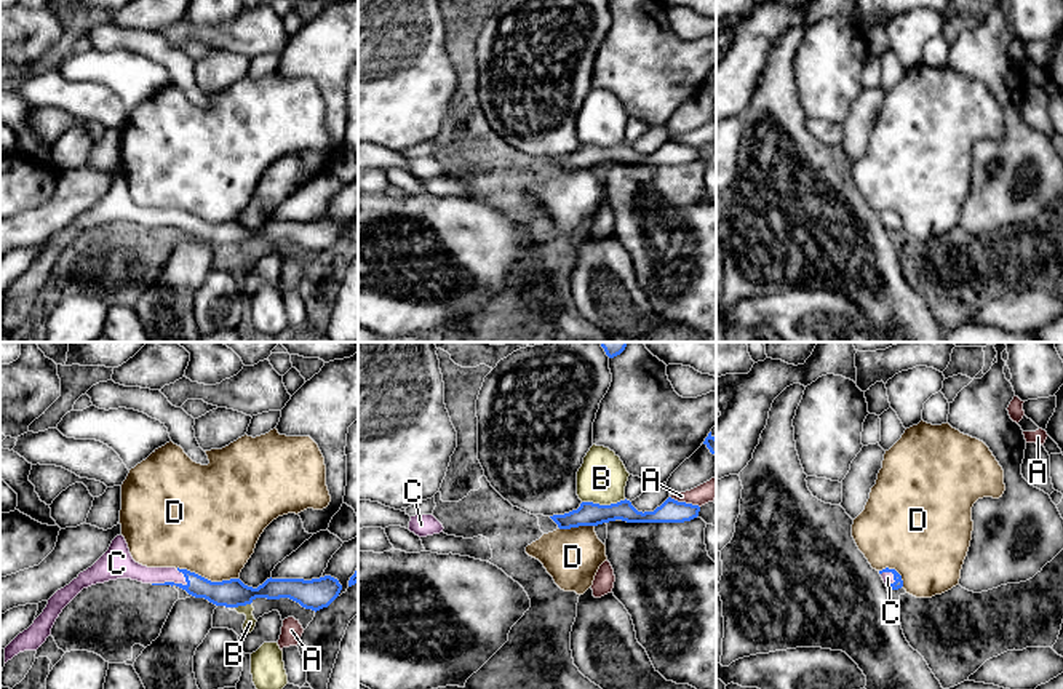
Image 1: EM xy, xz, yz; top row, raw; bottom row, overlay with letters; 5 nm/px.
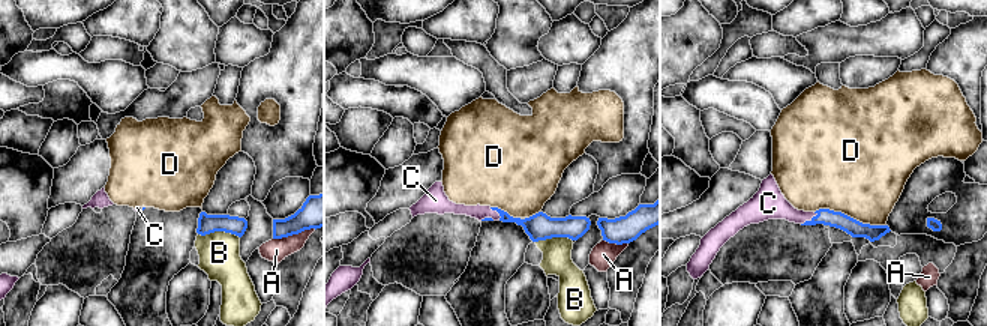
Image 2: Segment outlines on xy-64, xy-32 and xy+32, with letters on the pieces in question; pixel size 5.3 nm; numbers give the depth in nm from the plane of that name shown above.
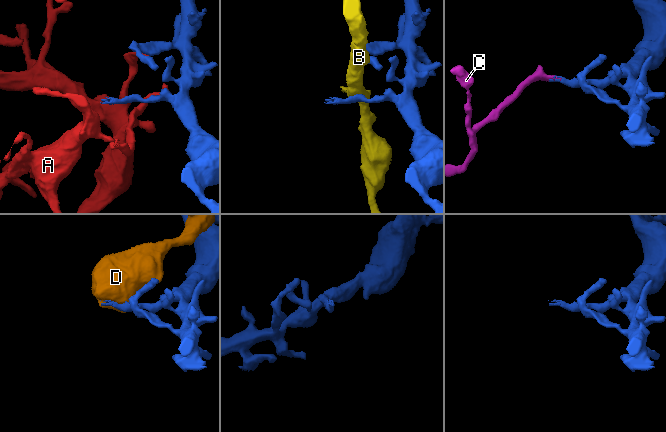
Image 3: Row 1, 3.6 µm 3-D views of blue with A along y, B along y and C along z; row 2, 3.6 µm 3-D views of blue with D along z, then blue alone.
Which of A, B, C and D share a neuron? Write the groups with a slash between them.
A / B / C / D

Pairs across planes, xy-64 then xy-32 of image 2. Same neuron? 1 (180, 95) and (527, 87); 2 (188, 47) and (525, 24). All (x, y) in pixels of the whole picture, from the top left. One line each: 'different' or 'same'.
1: same
2: same

